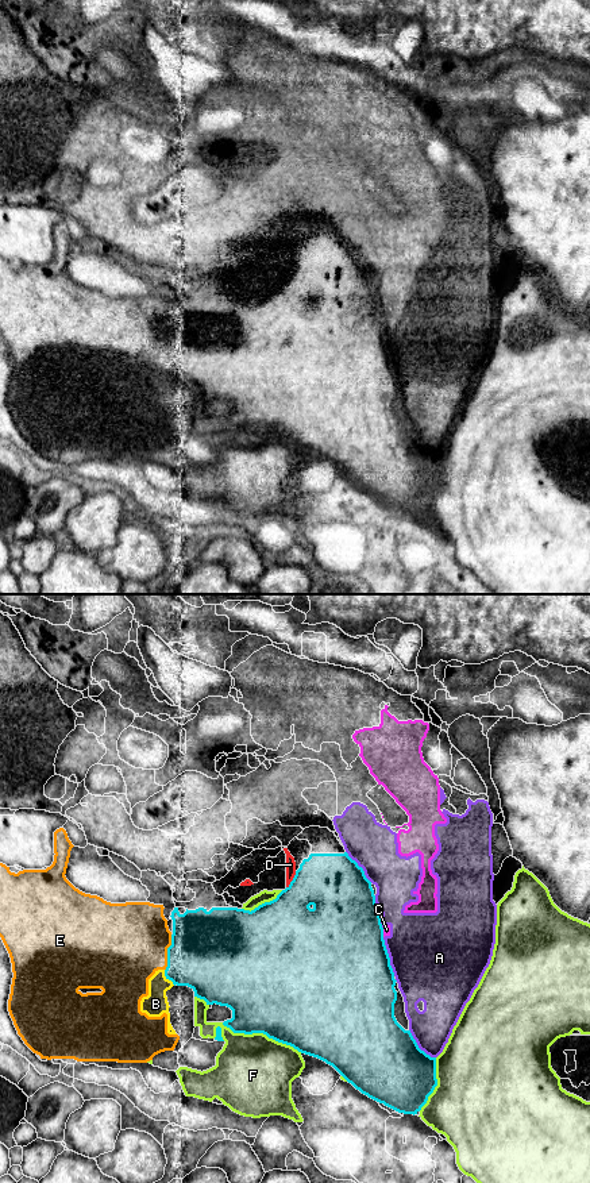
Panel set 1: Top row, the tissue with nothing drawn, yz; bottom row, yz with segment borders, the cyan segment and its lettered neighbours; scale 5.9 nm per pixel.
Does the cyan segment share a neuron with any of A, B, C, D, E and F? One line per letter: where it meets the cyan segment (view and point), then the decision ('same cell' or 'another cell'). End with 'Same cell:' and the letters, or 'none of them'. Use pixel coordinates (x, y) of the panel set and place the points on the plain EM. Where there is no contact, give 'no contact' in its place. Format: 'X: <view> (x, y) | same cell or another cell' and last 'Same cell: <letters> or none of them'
A: yz (388, 351) | another cell
B: yz (168, 373) | same cell
C: yz (382, 327) | another cell
D: yz (293, 274) | another cell
E: yz (168, 347) | same cell
F: yz (262, 427) | another cell
Same cell: B, E

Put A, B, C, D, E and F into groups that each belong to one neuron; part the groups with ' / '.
A C / B E / D / F

